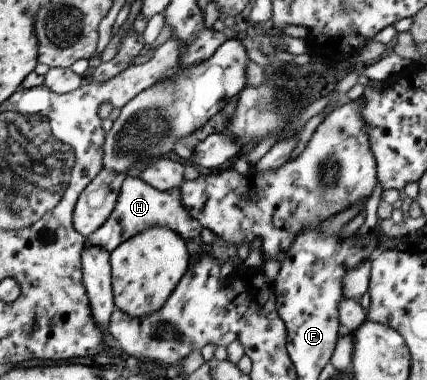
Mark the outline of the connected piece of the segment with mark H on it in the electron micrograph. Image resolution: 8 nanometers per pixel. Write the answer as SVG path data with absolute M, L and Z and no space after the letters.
M135 172L128 174L121 185L121 192L119 192L115 208L111 211L111 216L107 218L107 222L101 228L97 228L93 234L86 238L87 246L93 244L93 246L105 248L107 252L111 253L117 246L123 244L125 240L141 234L147 228L165 226L165 228L171 228L173 232L181 235L191 258L198 257L209 250L208 246L201 240L201 232L204 227L195 218L191 218L189 212L183 208L180 192L181 184L164 192L147 184Z

